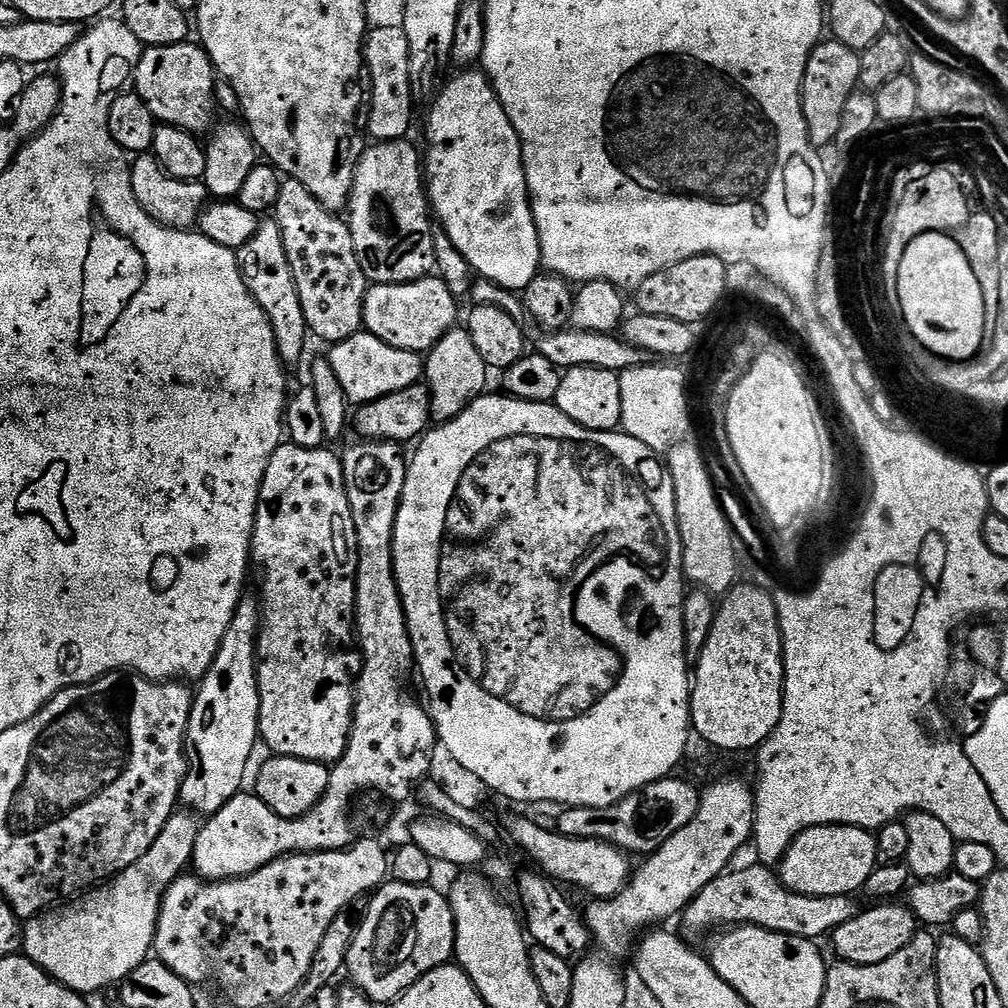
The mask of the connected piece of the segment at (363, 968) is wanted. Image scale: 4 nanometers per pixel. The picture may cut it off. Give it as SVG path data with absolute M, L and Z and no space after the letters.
M388 882L367 901L366 911L359 921L356 937L348 951L346 976L352 979L349 981L359 988L373 1005L388 1006L430 970L449 963L453 959L455 950L456 927L447 895L443 891L440 893L436 886L427 884Z

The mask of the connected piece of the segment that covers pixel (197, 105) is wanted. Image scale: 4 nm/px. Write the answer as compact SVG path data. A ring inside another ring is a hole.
M196 42L145 47L134 77L136 95L146 102L146 106L150 106L150 114L160 124L169 124L193 134L207 133L217 119L216 100L212 97L216 84L218 77L216 69L212 67L212 59Z

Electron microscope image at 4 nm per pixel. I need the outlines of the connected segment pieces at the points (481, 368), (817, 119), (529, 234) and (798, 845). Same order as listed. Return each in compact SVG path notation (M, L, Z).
M457 326L441 338L425 357L425 379L431 394L431 421L444 423L453 420L483 395L490 369L475 349L467 329Z
M831 38L821 39L810 54L800 87L800 101L808 127L808 137L817 149L835 145L842 126L842 110L860 82L860 53Z
M460 70L455 74L457 76L444 89L439 89L428 112L426 195L435 219L444 228L450 242L458 246L473 273L502 289L520 294L526 286L530 286L530 282L534 282L542 268L538 230L534 226L532 202L528 198L520 139L512 120L506 118L506 110L502 110L502 102L487 75L480 70Z
M823 824L808 828L794 838L778 865L778 875L789 892L807 896L852 896L863 889L876 866L876 838L869 829Z

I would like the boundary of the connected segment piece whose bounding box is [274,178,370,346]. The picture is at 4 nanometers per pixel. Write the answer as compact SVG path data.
M291 178L280 185L274 219L282 230L282 246L286 246L286 258L294 270L294 286L298 286L298 302L302 302L309 333L331 346L362 331L364 299L370 285L362 274L347 219L326 210L302 182Z

